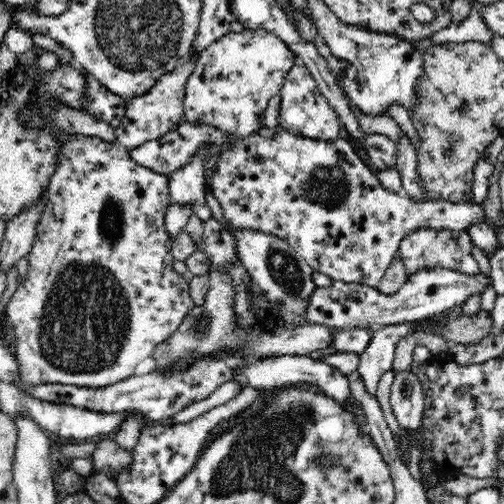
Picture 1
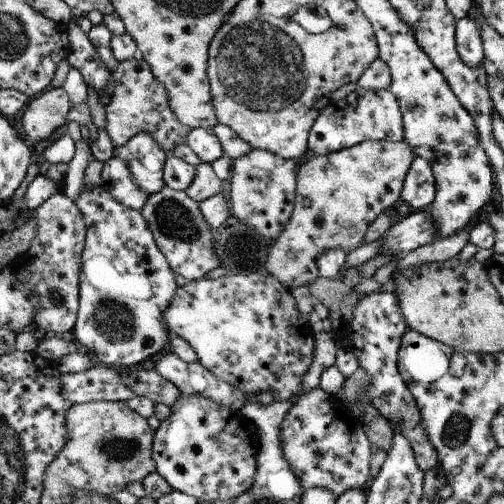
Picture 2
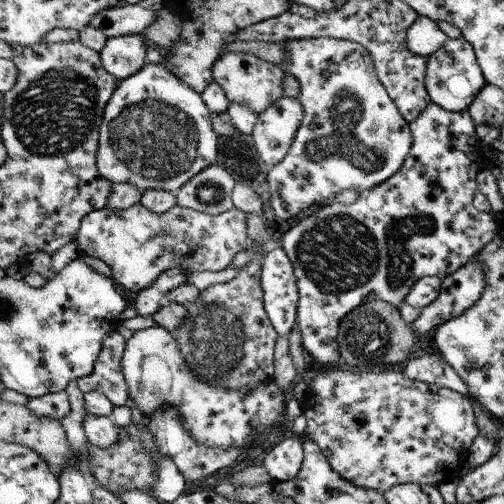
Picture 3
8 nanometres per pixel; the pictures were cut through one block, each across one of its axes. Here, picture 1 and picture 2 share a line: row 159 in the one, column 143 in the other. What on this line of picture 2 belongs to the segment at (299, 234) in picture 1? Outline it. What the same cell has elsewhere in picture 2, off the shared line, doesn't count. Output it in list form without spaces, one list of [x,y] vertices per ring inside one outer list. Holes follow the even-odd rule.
[[[103,184],[93,190],[81,190],[77,198],[79,212],[83,214],[87,234],[85,234],[85,248],[81,254],[81,276],[79,276],[79,312],[75,326],[71,330],[73,340],[81,350],[95,356],[99,364],[109,368],[119,366],[135,366],[149,358],[151,354],[161,352],[167,344],[165,320],[163,312],[167,310],[171,298],[175,296],[175,280],[173,272],[169,270],[169,262],[165,254],[159,250],[153,232],[147,228],[147,222],[141,212],[129,210],[121,202],[117,202]]]

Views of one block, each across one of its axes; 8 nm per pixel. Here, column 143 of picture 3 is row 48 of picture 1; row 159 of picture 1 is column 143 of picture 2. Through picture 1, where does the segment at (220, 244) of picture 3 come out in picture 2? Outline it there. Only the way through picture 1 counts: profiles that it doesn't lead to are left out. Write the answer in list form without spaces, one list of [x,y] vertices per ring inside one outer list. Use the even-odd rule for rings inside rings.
[[[163,186],[157,194],[151,194],[147,198],[141,214],[175,274],[183,276],[187,282],[197,282],[203,280],[203,276],[209,274],[213,268],[219,268],[219,256],[213,248],[213,230],[203,218],[199,202],[195,202],[187,192],[177,192],[169,186]]]

